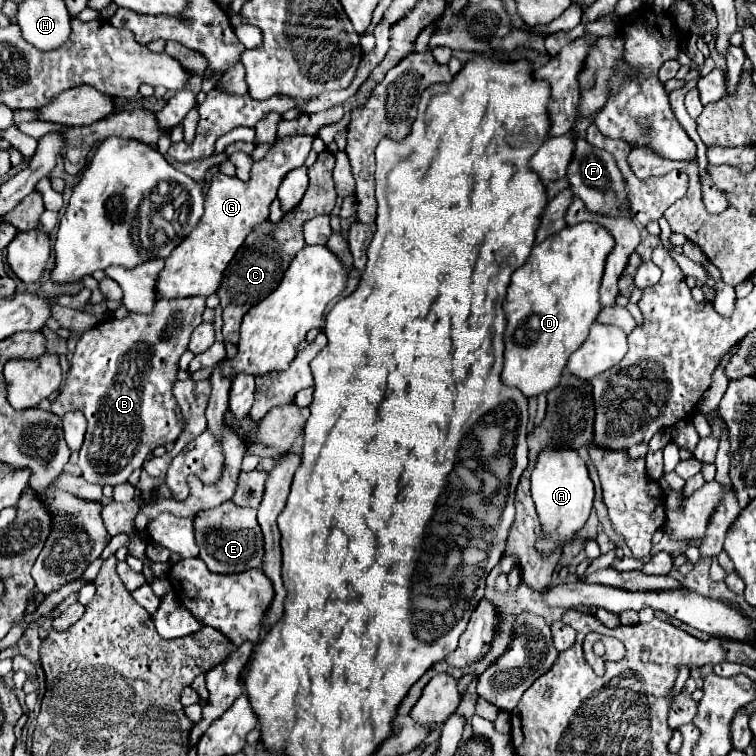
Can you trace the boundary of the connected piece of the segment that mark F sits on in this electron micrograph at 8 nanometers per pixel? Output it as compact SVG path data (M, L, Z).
M581 135L575 137L573 157L567 167L567 181L569 181L571 193L575 197L583 199L583 203L587 205L589 211L601 211L601 213L615 215L615 213L619 213L621 207L629 209L629 201L625 195L625 181L621 177L619 167L615 165L615 159L607 151L589 145L585 141L585 137L581 137Z

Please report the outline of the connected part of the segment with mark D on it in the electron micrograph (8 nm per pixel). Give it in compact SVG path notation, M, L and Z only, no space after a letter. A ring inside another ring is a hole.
M587 221L565 227L557 235L551 235L551 239L533 247L527 263L511 275L503 301L503 311L507 315L503 333L503 383L523 391L527 399L559 385L569 355L585 343L589 325L601 311L599 285L605 259L613 245L615 241L599 223ZM517 333L523 333L523 339L519 339Z

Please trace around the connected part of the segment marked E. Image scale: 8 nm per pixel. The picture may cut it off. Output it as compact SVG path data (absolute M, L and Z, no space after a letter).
M225 501L219 507L197 511L193 517L195 541L199 545L199 559L211 573L243 573L247 569L259 569L263 565L263 533L257 523L257 509L239 507L233 501Z

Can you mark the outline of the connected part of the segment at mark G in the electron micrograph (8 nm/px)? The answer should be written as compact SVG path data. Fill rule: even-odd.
M295 135L291 139L281 137L263 159L253 161L251 167L251 179L247 183L239 181L237 177L227 177L223 173L215 173L209 185L209 191L205 195L205 213L199 219L197 227L171 251L171 255L165 261L165 267L161 269L159 277L157 277L157 299L175 299L175 297L193 297L193 295L201 295L201 297L209 297L211 293L215 293L219 289L219 283L223 279L223 271L229 265L229 261L233 259L233 255L237 253L237 249L243 245L243 239L249 235L249 231L257 225L263 223L269 217L269 205L271 201L277 197L277 187L283 179L283 175L287 175L287 171L297 169L305 163L307 153L311 151L311 137L309 135Z

